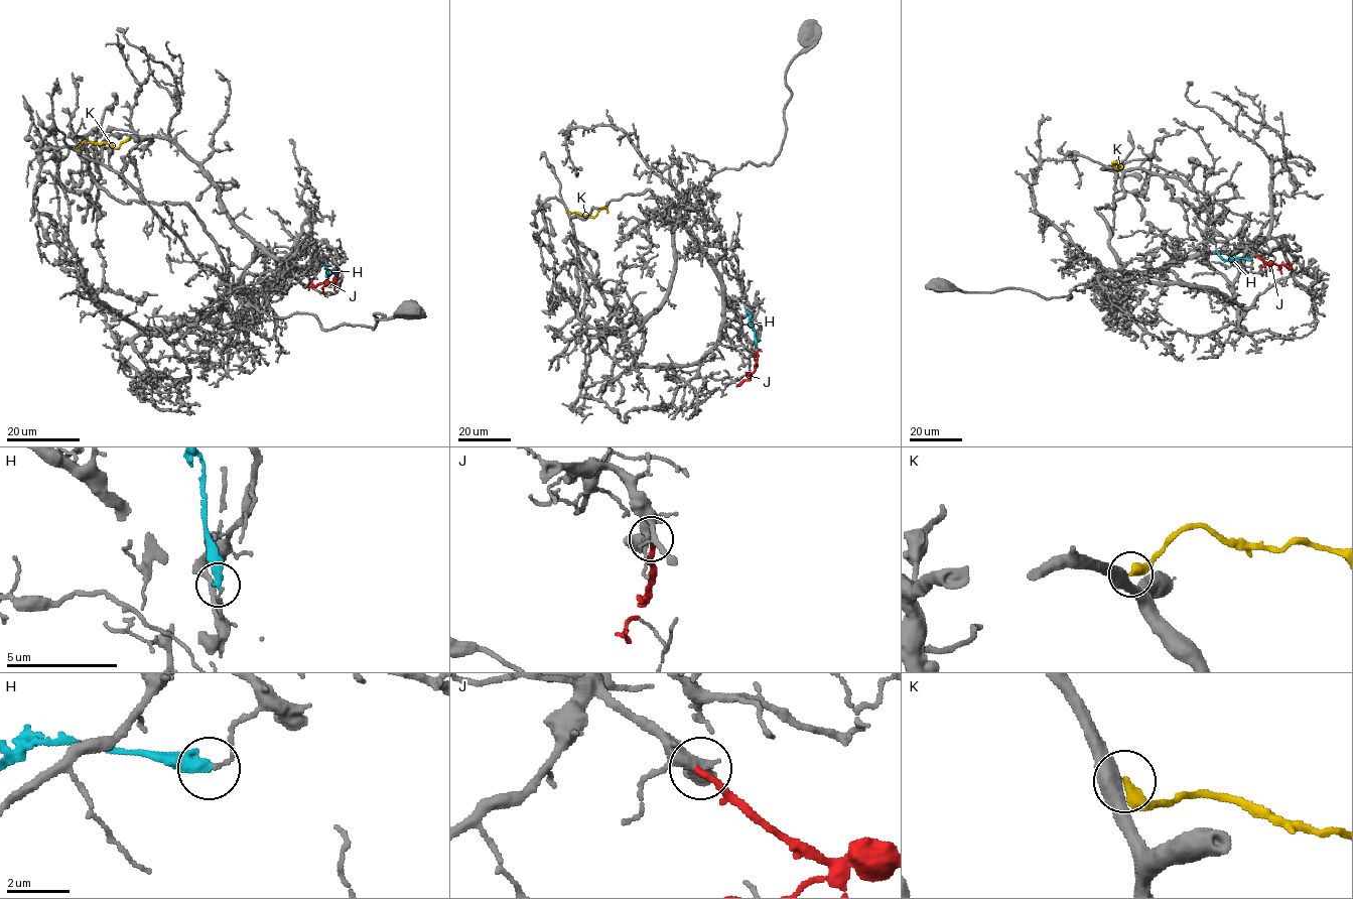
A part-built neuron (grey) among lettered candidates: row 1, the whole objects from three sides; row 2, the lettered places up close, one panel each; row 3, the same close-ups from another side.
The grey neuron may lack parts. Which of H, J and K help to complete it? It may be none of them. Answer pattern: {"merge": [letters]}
{"merge": ["J"]}

